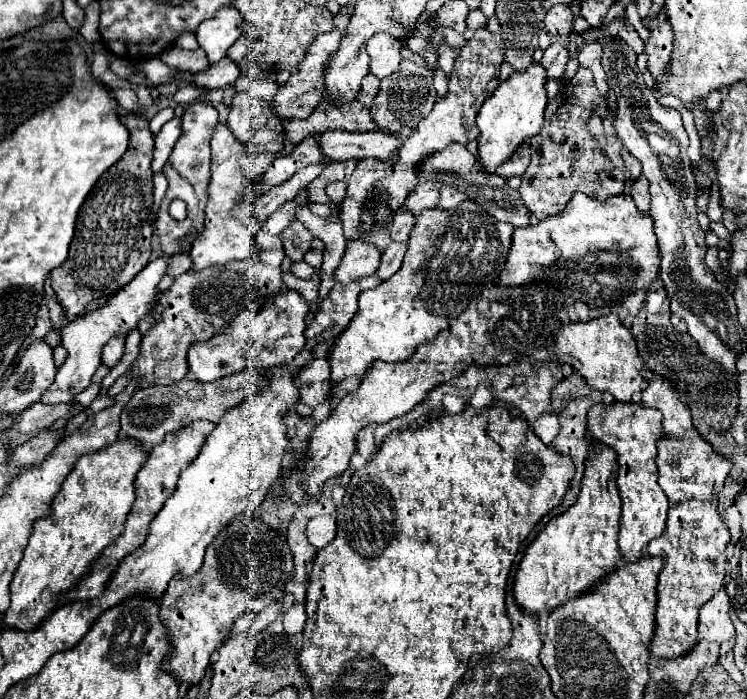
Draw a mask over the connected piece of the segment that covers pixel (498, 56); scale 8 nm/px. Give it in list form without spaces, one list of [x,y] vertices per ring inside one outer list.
[[[473,35],[459,51],[459,55],[455,59],[455,65],[453,65],[453,73],[449,77],[447,95],[437,99],[433,111],[425,119],[421,119],[419,125],[415,129],[411,129],[411,133],[405,137],[405,141],[403,141],[403,145],[399,149],[399,157],[395,161],[395,165],[393,165],[395,167],[393,175],[375,185],[375,189],[387,189],[389,207],[393,211],[397,211],[403,205],[405,197],[417,185],[415,165],[425,155],[447,147],[451,141],[469,143],[469,141],[475,141],[479,137],[475,117],[477,117],[477,111],[483,105],[483,101],[497,89],[497,77],[499,77],[497,73],[499,73],[499,65],[503,63],[504,54],[505,45],[501,35],[491,35],[491,39]]]

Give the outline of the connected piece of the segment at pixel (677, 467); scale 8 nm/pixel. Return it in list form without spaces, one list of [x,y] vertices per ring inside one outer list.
[[[651,371],[647,373],[647,379],[649,387],[643,391],[641,403],[663,413],[663,439],[657,445],[657,467],[659,485],[669,497],[667,529],[647,547],[649,555],[663,557],[663,569],[659,573],[657,585],[657,623],[649,651],[655,657],[671,659],[695,645],[697,613],[723,587],[729,529],[717,511],[717,493],[723,487],[731,463],[723,455],[715,455],[711,443],[697,435],[691,413],[687,405],[679,399],[675,387],[671,387],[667,379]]]

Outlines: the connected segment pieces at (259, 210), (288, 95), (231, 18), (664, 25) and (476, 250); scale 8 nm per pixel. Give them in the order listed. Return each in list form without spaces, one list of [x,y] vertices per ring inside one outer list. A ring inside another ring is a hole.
[[[305,167],[305,169],[299,169],[287,183],[281,183],[281,185],[269,189],[267,193],[263,193],[253,203],[255,217],[261,223],[265,223],[271,213],[275,213],[285,201],[293,199],[303,187],[307,187],[315,177],[319,177],[319,173],[321,173],[321,167]]]
[[[333,29],[333,31],[329,31],[329,33],[319,35],[319,37],[311,43],[309,51],[305,53],[303,61],[299,63],[297,73],[291,75],[285,85],[279,85],[277,95],[275,95],[275,99],[273,99],[275,103],[273,103],[273,107],[271,107],[273,115],[277,115],[279,119],[285,121],[285,119],[305,119],[305,117],[309,117],[309,115],[313,113],[313,109],[319,105],[321,93],[323,93],[323,67],[325,67],[325,63],[327,63],[327,57],[337,51],[343,33],[345,33],[343,29]]]
[[[223,7],[215,13],[213,19],[203,21],[197,31],[197,43],[207,53],[209,67],[217,65],[225,55],[227,49],[241,37],[243,29],[243,15],[239,15],[237,7]]]
[[[665,15],[657,17],[649,25],[649,39],[645,41],[645,53],[649,55],[649,73],[655,81],[663,83],[663,77],[667,73],[667,63],[671,63],[671,51],[673,51],[673,31]]]
[[[463,201],[459,207],[447,211],[439,207],[425,209],[409,233],[407,253],[401,269],[379,287],[361,293],[355,317],[329,351],[327,361],[331,365],[331,387],[337,387],[345,377],[363,377],[375,359],[399,363],[411,357],[421,343],[433,341],[443,329],[449,327],[449,319],[461,315],[471,299],[479,297],[483,289],[497,285],[497,277],[503,269],[501,265],[505,263],[511,247],[511,233],[513,227],[509,223],[497,221],[473,201]]]

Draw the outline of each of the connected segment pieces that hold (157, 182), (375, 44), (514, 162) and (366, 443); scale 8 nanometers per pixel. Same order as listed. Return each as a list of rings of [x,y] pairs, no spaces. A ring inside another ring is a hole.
[[[155,173],[153,175],[153,185],[155,185],[155,203],[153,203],[153,211],[151,211],[151,217],[155,219],[155,213],[159,209],[159,201],[163,199],[165,191],[167,191],[167,179],[163,173]]]
[[[375,33],[367,41],[367,53],[371,57],[369,63],[369,73],[375,75],[377,79],[385,79],[399,71],[401,65],[401,43],[387,35],[387,33]]]
[[[523,143],[509,161],[505,161],[503,165],[497,167],[497,173],[503,177],[511,177],[511,175],[523,175],[525,169],[529,165],[529,145]]]
[[[367,427],[357,435],[357,451],[363,457],[371,457],[371,453],[375,451],[375,441],[373,441],[373,431],[367,431]]]

